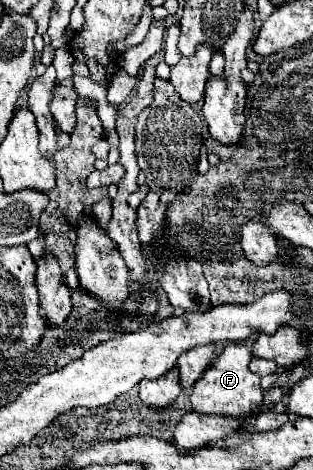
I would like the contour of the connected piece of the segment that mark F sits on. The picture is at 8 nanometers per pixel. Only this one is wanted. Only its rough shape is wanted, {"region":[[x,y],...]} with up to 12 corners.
{"region":[[230,343],[192,387],[192,409],[246,423],[262,401],[252,353]]}

